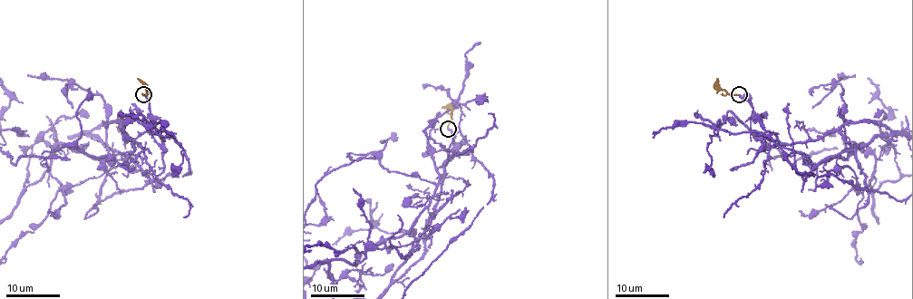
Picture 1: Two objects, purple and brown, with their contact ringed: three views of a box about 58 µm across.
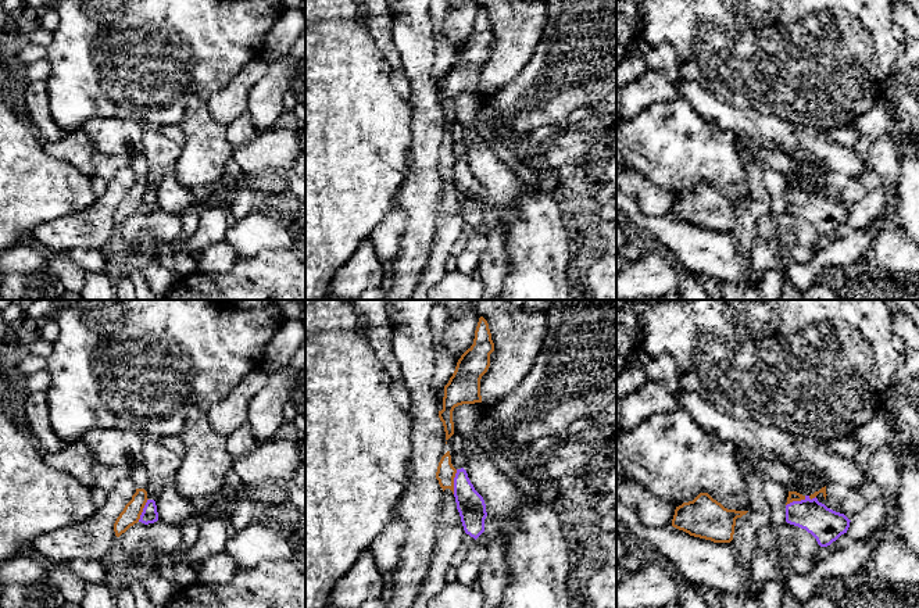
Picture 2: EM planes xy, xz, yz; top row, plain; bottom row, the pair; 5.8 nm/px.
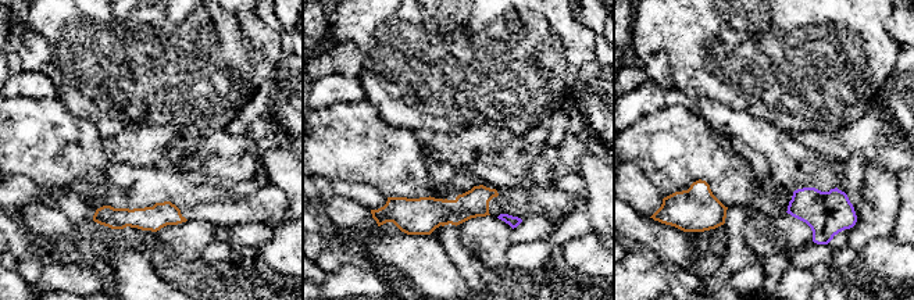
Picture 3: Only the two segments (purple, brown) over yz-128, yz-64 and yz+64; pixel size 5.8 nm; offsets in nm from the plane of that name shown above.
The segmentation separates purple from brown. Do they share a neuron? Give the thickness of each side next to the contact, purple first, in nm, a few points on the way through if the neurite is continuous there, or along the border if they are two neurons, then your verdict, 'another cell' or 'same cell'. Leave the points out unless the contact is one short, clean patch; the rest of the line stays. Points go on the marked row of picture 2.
160/110 nm | along xz (457, 469), (453, 493) | another cell

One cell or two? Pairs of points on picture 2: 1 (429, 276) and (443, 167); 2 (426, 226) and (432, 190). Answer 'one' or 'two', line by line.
1: one
2: one

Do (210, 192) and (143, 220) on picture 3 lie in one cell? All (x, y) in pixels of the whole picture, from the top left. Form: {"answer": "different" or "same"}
{"answer": "different"}

